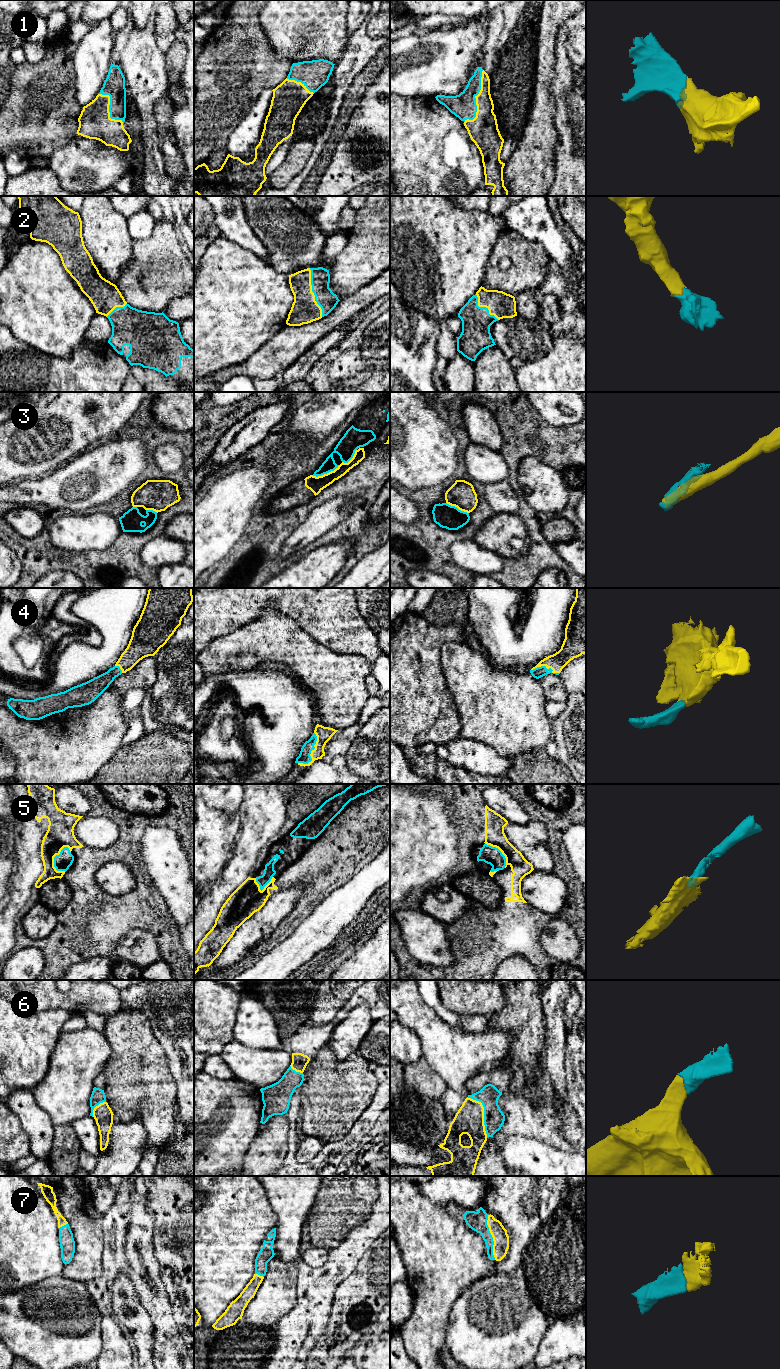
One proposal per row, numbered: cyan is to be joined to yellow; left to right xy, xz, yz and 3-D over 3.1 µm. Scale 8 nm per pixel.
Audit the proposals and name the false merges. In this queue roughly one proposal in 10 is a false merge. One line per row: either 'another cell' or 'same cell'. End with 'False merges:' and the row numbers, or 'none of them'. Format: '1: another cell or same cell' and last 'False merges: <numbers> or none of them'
1: same cell
2: same cell
3: another cell
4: same cell
5: same cell
6: same cell
7: same cell
False merges: 3

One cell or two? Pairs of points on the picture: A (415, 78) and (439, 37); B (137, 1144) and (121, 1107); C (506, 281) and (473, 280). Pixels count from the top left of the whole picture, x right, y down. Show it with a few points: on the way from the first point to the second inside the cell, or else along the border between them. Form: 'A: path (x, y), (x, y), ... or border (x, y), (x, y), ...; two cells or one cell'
A: path (426, 67), (436, 59), (435, 48); one cell
B: border (119, 1121), (130, 1122), (139, 1119), (147, 1136); two cells
C: border (488, 257), (485, 273), (480, 285); two cells

